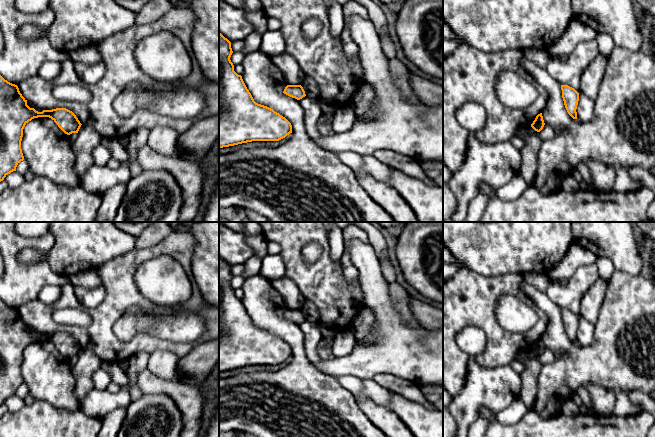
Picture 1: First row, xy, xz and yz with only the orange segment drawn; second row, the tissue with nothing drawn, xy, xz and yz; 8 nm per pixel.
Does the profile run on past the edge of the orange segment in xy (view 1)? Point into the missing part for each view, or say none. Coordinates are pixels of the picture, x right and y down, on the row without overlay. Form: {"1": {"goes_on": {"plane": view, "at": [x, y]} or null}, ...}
{"1": {"goes_on": null}}

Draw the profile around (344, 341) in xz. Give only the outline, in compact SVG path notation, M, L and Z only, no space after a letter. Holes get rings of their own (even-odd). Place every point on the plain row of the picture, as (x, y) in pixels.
M344 329L334 336L332 353L334 357L344 357L349 355L356 344L356 339L351 330Z

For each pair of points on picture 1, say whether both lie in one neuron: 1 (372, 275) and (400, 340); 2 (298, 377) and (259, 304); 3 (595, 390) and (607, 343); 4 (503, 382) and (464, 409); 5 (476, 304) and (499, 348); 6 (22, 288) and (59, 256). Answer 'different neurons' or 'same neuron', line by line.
1: same neuron
2: same neuron
3: different neurons
4: same neuron
5: same neuron
6: different neurons

